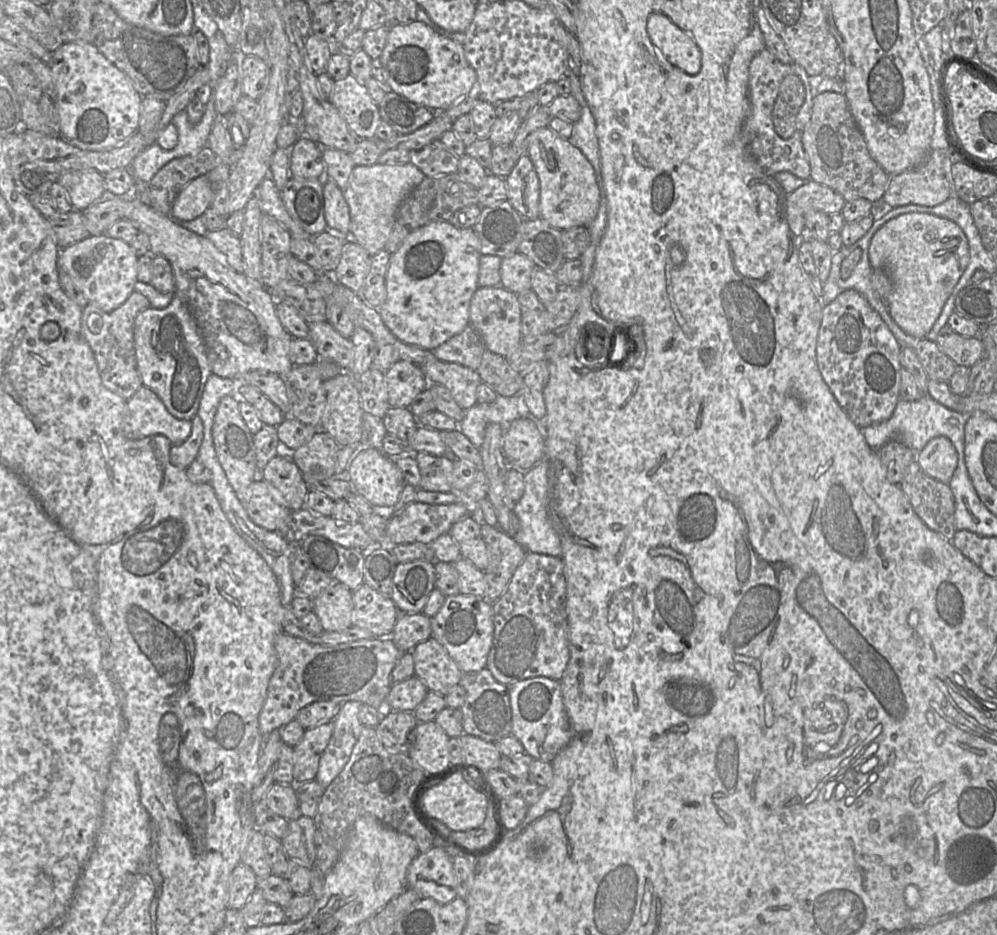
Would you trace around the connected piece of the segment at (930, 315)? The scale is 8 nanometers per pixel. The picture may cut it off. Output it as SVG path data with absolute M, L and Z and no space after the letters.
M905 213L888 220L873 235L868 259L873 269L886 270L893 282L887 303L891 318L907 334L923 339L928 336L943 306L951 296L969 263L969 247L962 229L953 221L928 213Z

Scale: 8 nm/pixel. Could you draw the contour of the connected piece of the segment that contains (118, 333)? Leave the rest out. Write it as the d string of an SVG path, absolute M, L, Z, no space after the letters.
M132 292L126 301L111 312L87 304L82 309L81 333L93 351L103 385L128 401L141 387L134 345L134 321L136 316L150 307L149 300L138 292Z

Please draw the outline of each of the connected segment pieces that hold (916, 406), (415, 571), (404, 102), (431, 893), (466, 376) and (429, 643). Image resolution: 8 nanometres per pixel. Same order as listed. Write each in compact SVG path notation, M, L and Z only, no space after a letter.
M924 395L916 401L900 400L889 420L861 430L867 445L872 449L879 449L891 441L899 441L914 452L919 452L933 438L946 437L953 444L958 459L964 459L964 428L967 418L968 415L951 410Z
M415 560L409 563L398 563L394 579L391 599L401 614L422 613L430 593L435 589L434 562Z
M380 83L380 86L385 91L385 97L378 106L382 122L399 135L410 134L424 127L438 115L438 111L409 101L387 85Z
M441 847L420 853L407 870L408 888L422 898L447 904L458 897L452 858Z
M437 358L417 366L430 383L445 386L464 411L477 404L476 389L482 383L477 371Z
M434 638L417 644L411 654L415 676L431 692L447 695L464 675L447 650Z

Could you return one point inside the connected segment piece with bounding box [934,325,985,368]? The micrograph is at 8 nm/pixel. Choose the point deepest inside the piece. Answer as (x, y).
(965, 351)

